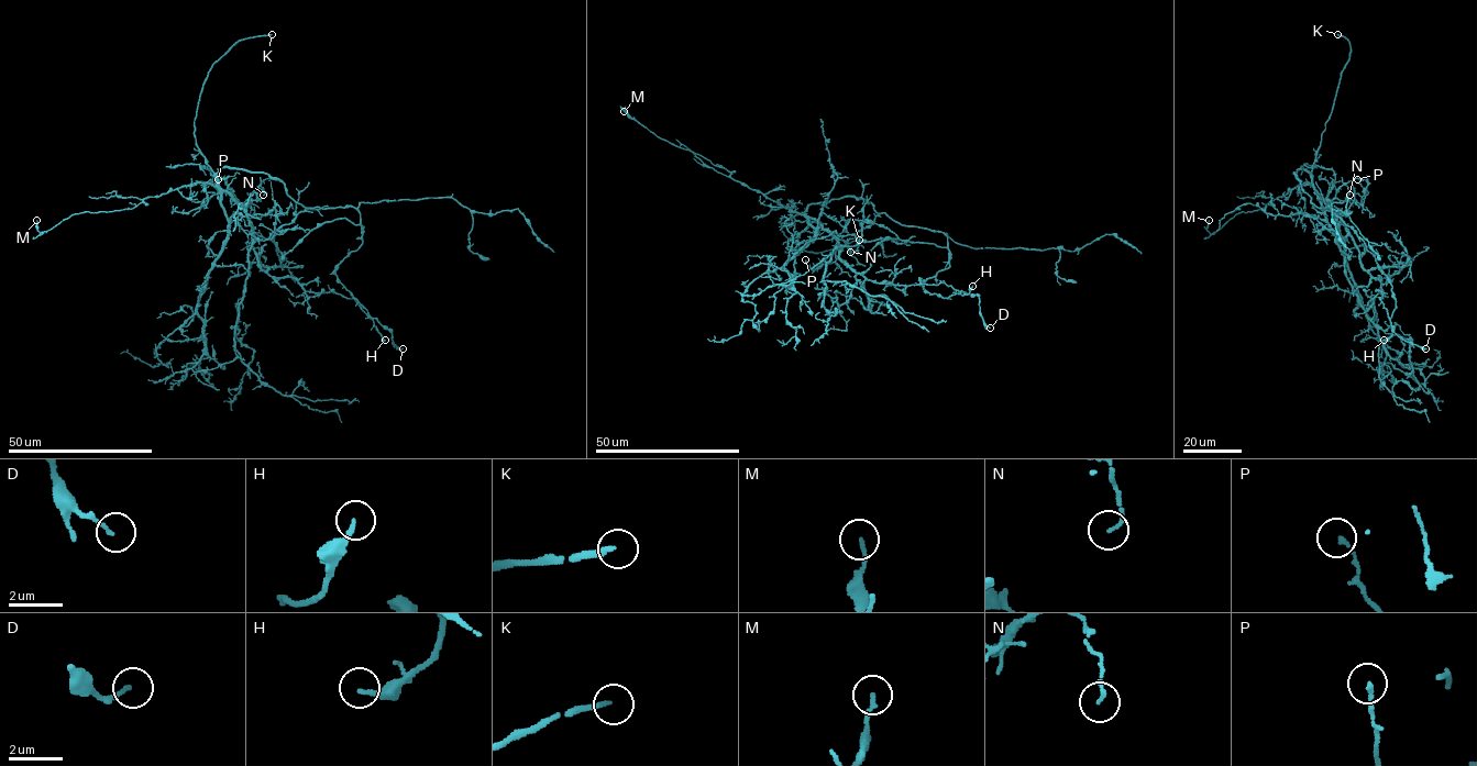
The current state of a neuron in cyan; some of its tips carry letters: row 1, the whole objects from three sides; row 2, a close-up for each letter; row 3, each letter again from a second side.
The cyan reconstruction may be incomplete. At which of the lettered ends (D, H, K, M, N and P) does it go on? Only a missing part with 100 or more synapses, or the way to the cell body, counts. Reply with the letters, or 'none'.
K

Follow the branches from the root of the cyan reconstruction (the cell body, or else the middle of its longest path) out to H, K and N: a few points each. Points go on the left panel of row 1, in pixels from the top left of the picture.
H: (233, 168), (223, 167), (217, 184), (250, 222), (257, 265), (306, 291), (355, 299), (385, 340)
K: (233, 168), (222, 167), (215, 173), (196, 143), (195, 119), (201, 87), (210, 67), (237, 42), (272, 34)
N: (233, 168), (223, 167), (217, 175), (222, 189), (243, 206), (260, 185), (263, 195)

